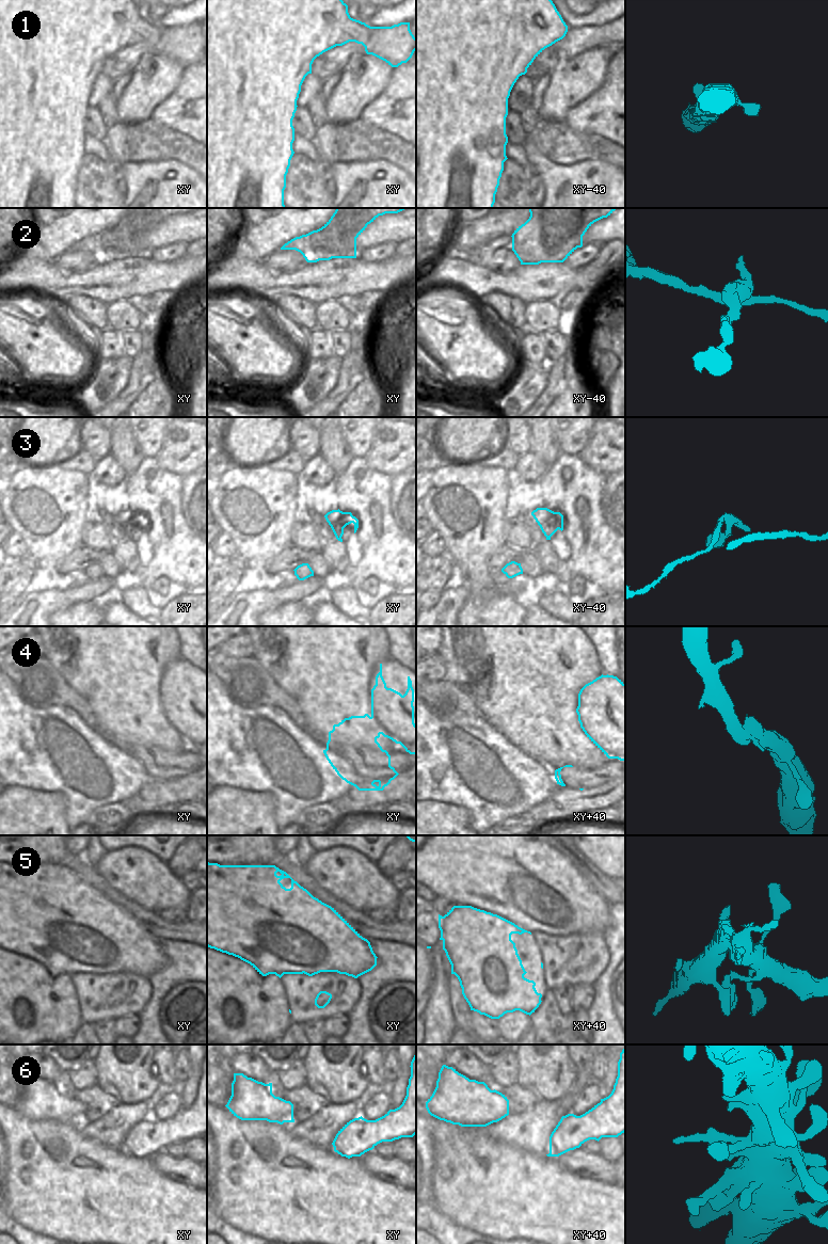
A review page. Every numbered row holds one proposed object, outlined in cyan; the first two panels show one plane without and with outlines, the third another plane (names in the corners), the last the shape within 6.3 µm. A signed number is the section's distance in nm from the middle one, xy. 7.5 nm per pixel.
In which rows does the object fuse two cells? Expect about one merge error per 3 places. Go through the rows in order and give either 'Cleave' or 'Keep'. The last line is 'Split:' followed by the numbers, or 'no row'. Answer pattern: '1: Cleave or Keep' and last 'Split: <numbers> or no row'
1: Keep
2: Cleave
3: Keep
4: Keep
5: Cleave
6: Keep
Split: 2, 5.

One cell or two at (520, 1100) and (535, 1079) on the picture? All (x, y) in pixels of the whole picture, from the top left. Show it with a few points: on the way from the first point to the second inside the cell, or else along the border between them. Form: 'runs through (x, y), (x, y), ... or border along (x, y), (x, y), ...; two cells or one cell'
border along (515, 1083), (532, 1091), (540, 1099); two cells

